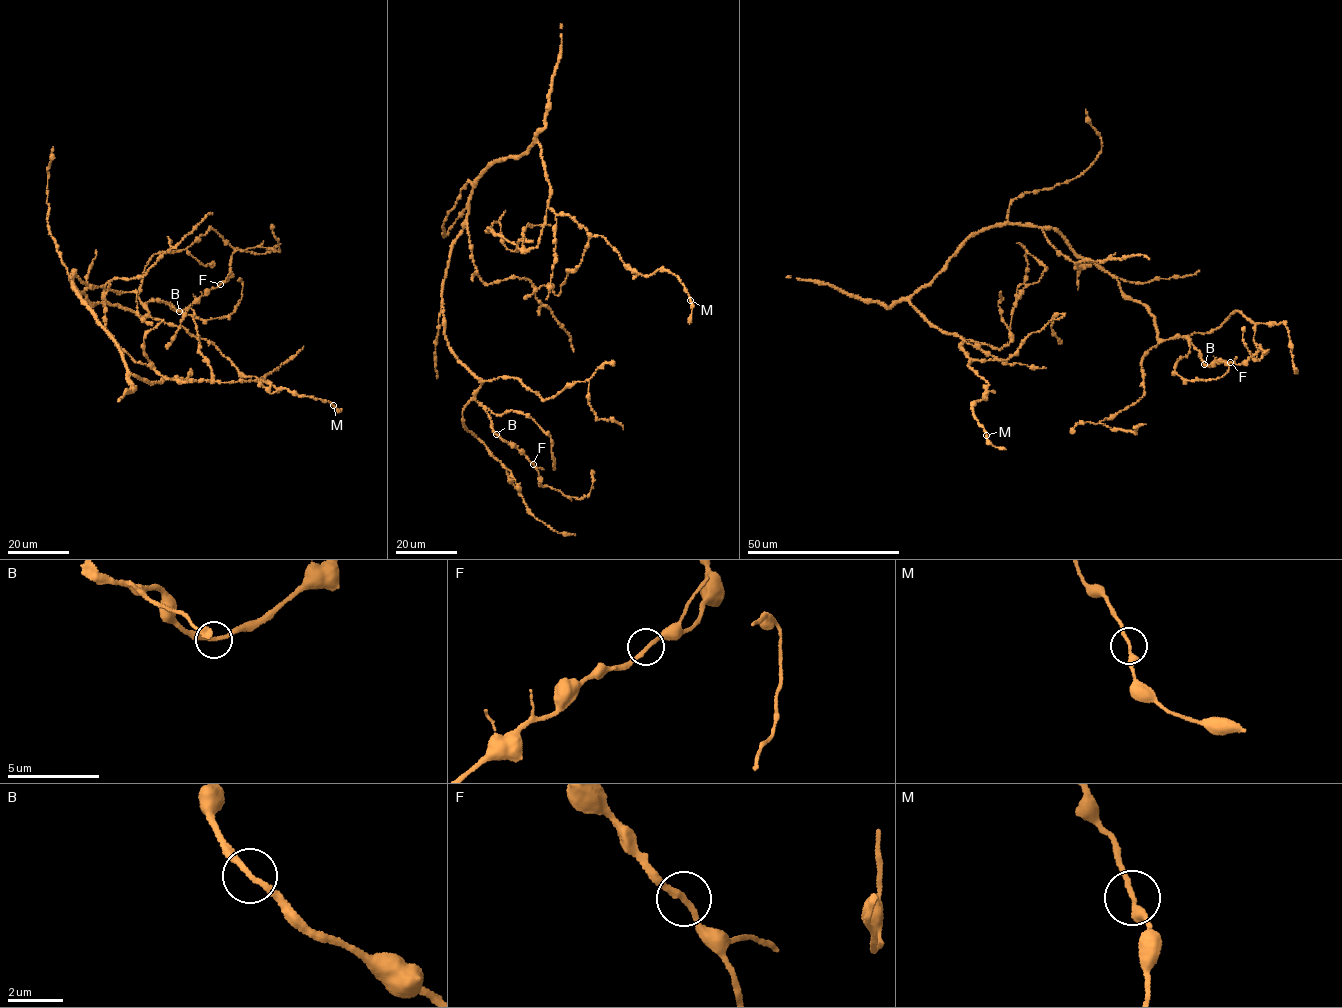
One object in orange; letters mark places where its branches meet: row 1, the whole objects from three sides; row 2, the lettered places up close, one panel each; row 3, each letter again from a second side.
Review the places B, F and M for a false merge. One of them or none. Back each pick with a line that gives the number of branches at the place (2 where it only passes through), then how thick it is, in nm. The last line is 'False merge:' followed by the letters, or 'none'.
False merge: none

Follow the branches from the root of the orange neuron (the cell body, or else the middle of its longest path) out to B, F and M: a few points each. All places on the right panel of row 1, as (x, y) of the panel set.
B: (1022, 225), (1059, 233), (1076, 255), (1113, 275), (1125, 296), (1145, 305), (1159, 339), (1185, 337), (1204, 365)
F: (1022, 225), (1051, 227), (1113, 275), (1146, 306), (1159, 339), (1185, 337), (1208, 366), (1230, 362)
M: (1022, 225), (974, 233), (909, 300), (961, 336), (967, 365), (988, 384), (971, 408), (986, 435)

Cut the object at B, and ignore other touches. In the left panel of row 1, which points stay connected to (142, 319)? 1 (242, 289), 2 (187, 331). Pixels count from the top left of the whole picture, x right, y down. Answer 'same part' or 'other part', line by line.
1: same part
2: same part

